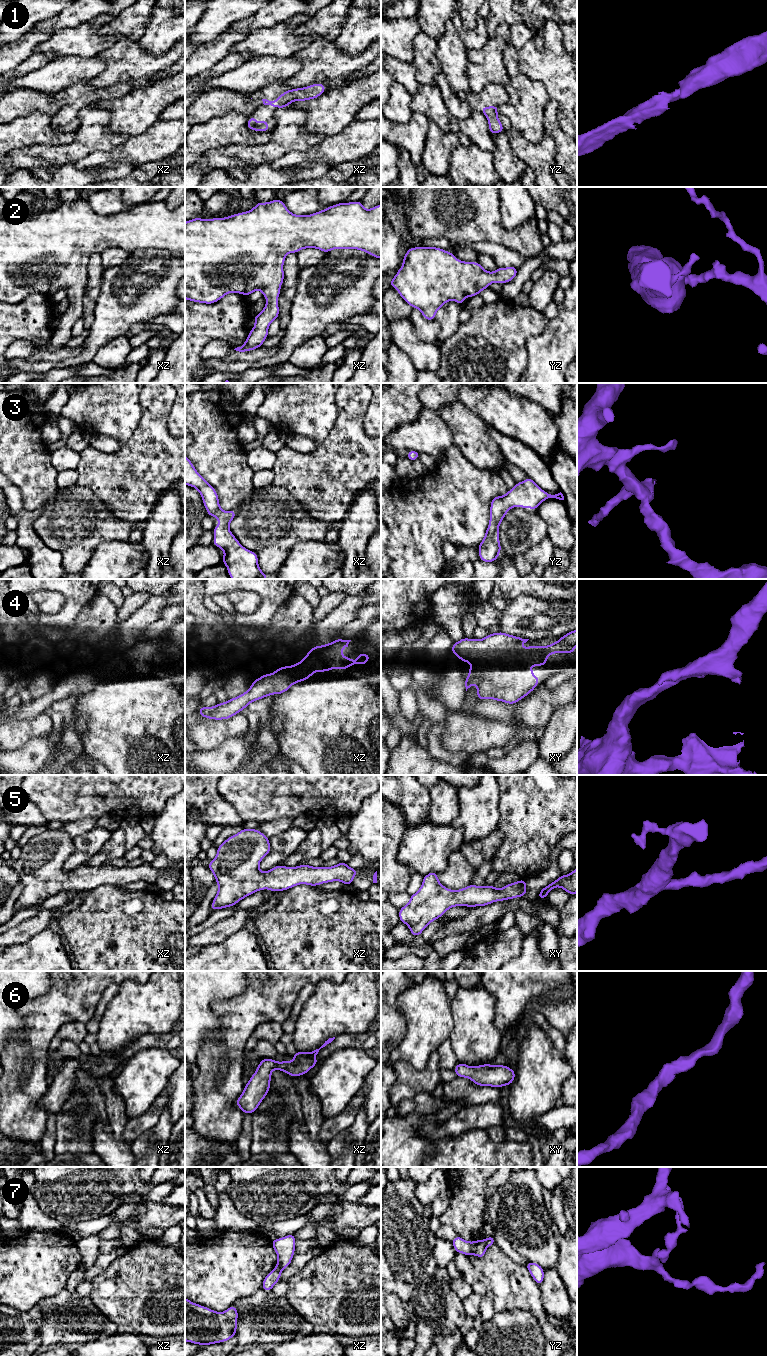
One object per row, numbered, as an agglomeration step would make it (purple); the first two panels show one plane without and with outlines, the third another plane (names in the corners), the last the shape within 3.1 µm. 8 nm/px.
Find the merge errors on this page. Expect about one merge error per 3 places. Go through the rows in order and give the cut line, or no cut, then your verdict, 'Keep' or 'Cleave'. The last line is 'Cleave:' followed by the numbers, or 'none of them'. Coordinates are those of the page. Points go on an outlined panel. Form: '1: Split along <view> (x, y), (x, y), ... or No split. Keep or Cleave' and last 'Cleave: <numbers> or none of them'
1: No split. Keep
2: No split. Keep
3: No split. Keep
4: No split. Keep
5: No split. Keep
6: No split. Keep
7: Split along yz (481, 1240), (487, 1246). Cleave
Cleave: 7

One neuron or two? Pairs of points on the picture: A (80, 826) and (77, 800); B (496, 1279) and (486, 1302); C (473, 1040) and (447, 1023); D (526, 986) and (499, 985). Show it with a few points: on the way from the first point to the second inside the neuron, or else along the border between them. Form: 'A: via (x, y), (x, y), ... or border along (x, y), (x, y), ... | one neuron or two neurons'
A: border along (96, 818), (83, 818), (63, 824) | two neurons
B: border along (485, 1293), (490, 1298), (495, 1312) | two neurons
C: border along (450, 1005), (453, 1030), (448, 1039) | two neurons
D: via (519, 985), (506, 985) | one neuron

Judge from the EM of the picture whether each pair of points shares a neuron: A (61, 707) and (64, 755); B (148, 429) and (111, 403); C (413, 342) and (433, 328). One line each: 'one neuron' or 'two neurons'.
A: one neuron
B: two neurons
C: two neurons

